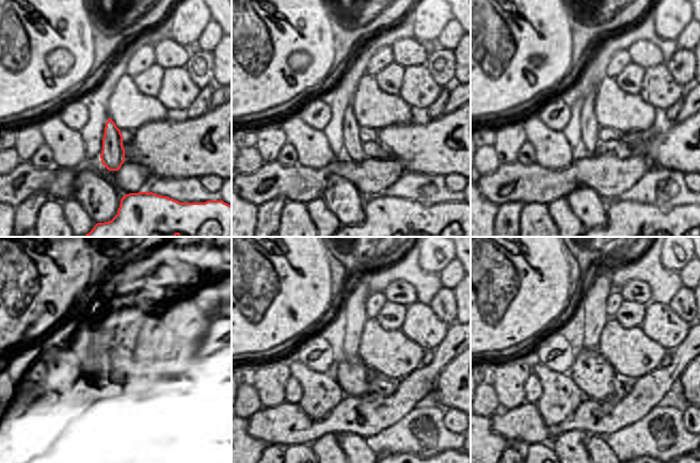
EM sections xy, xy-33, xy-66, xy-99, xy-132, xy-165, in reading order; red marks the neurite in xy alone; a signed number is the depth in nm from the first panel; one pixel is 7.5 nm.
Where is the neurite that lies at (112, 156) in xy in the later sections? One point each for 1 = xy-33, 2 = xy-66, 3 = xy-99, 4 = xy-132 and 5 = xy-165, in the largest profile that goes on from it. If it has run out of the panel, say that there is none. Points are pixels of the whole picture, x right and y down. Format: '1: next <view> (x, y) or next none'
1: next xy-33 (354, 150)
2: next xy-66 (591, 130)
3: next xy-99 (115, 320)
4: next xy-132 (354, 313)
5: next xy-165 (594, 318)

